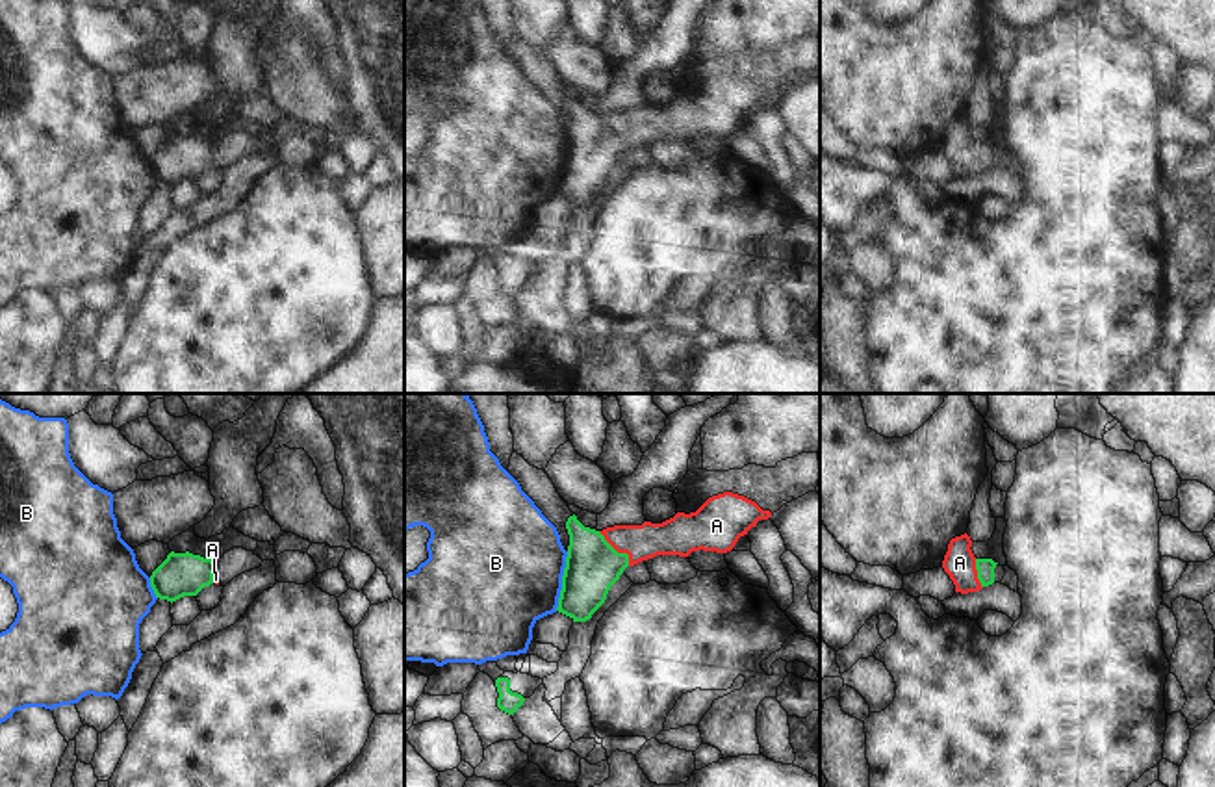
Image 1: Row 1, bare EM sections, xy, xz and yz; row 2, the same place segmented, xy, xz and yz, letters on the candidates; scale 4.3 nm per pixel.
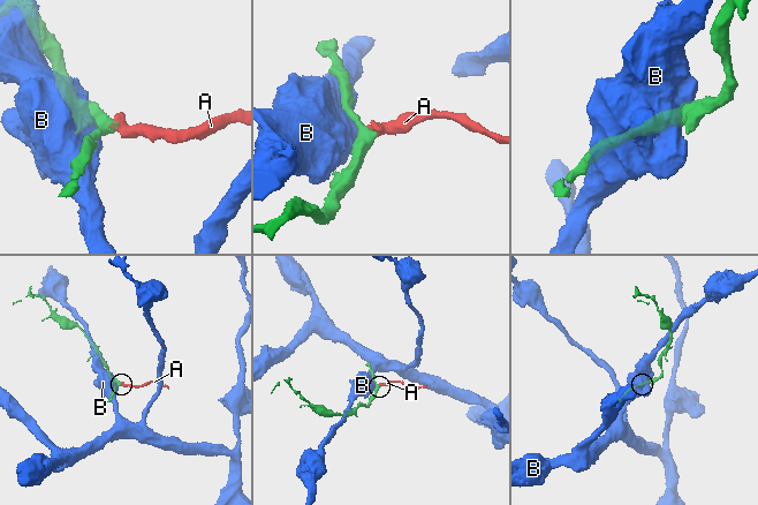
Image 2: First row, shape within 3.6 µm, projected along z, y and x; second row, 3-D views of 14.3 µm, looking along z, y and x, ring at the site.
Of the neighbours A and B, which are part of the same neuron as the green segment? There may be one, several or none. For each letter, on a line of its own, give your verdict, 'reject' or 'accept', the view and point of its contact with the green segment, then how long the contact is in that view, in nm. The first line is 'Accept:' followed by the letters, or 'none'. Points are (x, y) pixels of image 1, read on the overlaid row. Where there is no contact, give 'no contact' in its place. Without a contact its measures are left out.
Accept: A
A: accept | xz (616, 552) | 200 nm
B: reject | xz (562, 581) | 260 nm

